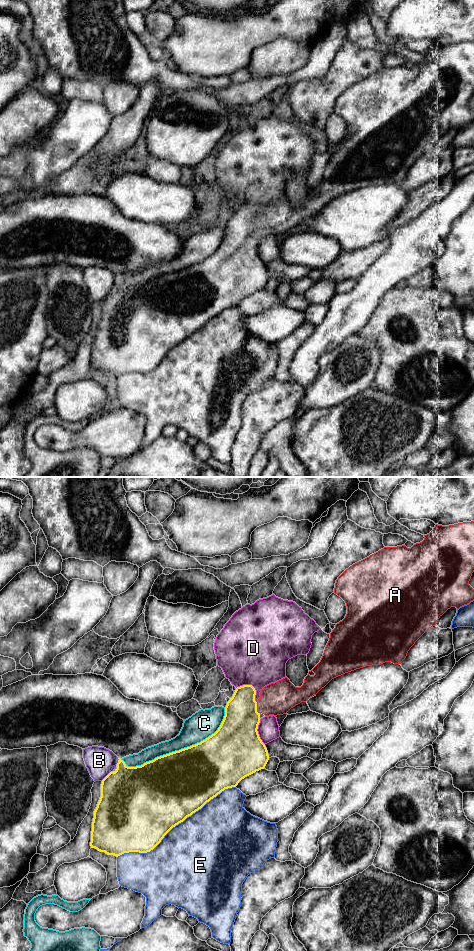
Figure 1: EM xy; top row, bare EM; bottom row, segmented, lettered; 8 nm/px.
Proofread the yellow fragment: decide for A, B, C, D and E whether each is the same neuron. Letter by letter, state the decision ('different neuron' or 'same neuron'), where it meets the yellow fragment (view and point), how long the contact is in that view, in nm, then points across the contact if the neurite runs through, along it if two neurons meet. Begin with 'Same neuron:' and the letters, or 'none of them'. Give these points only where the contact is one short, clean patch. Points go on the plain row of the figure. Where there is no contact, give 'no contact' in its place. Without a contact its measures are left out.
Same neuron: A
A: same neuron | xy (256, 228) | 100 nm | across xy (238, 253), (240, 244), (256, 228), (268, 224), (277, 218)
B: different neuron | xy (106, 296) | 110 nm
C: different neuron | xy (179, 270) | 950 nm
D: different neuron | xy (252, 206) | 200 nm
E: different neuron | xy (175, 345) | 1100 nm

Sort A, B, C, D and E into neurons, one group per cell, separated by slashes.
A / B / C / D / E

